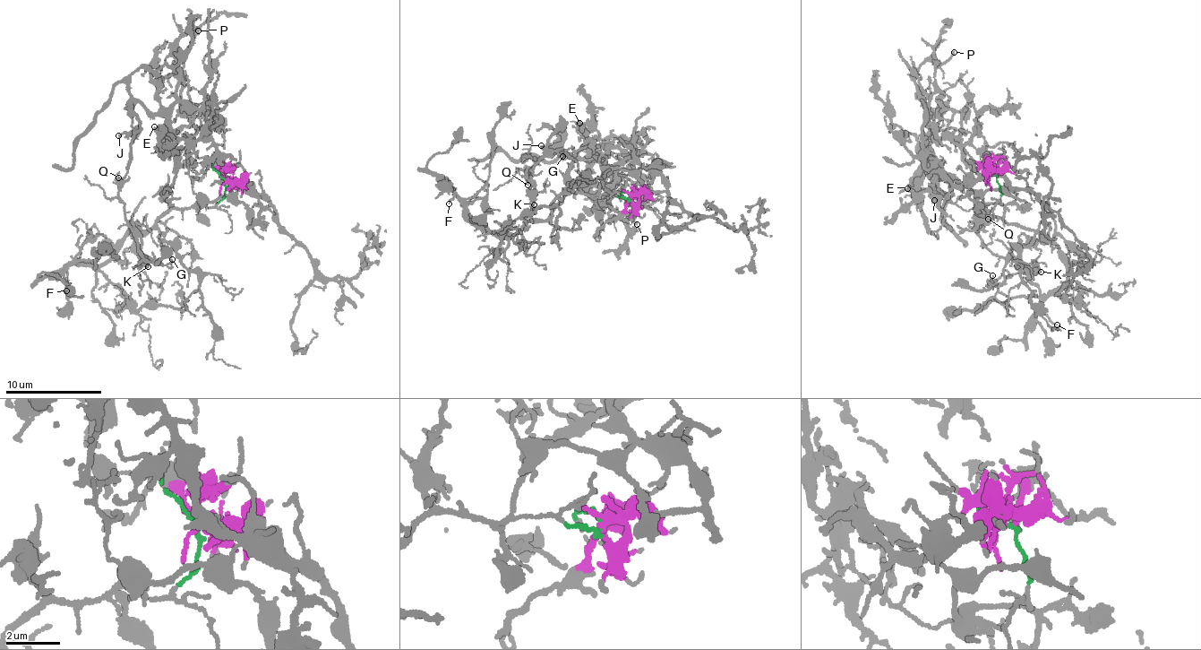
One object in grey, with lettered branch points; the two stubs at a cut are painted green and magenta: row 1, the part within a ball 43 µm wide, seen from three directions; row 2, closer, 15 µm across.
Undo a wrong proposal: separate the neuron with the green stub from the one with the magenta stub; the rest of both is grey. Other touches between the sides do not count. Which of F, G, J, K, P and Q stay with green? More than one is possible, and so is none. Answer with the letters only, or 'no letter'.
F, G, K, Q

